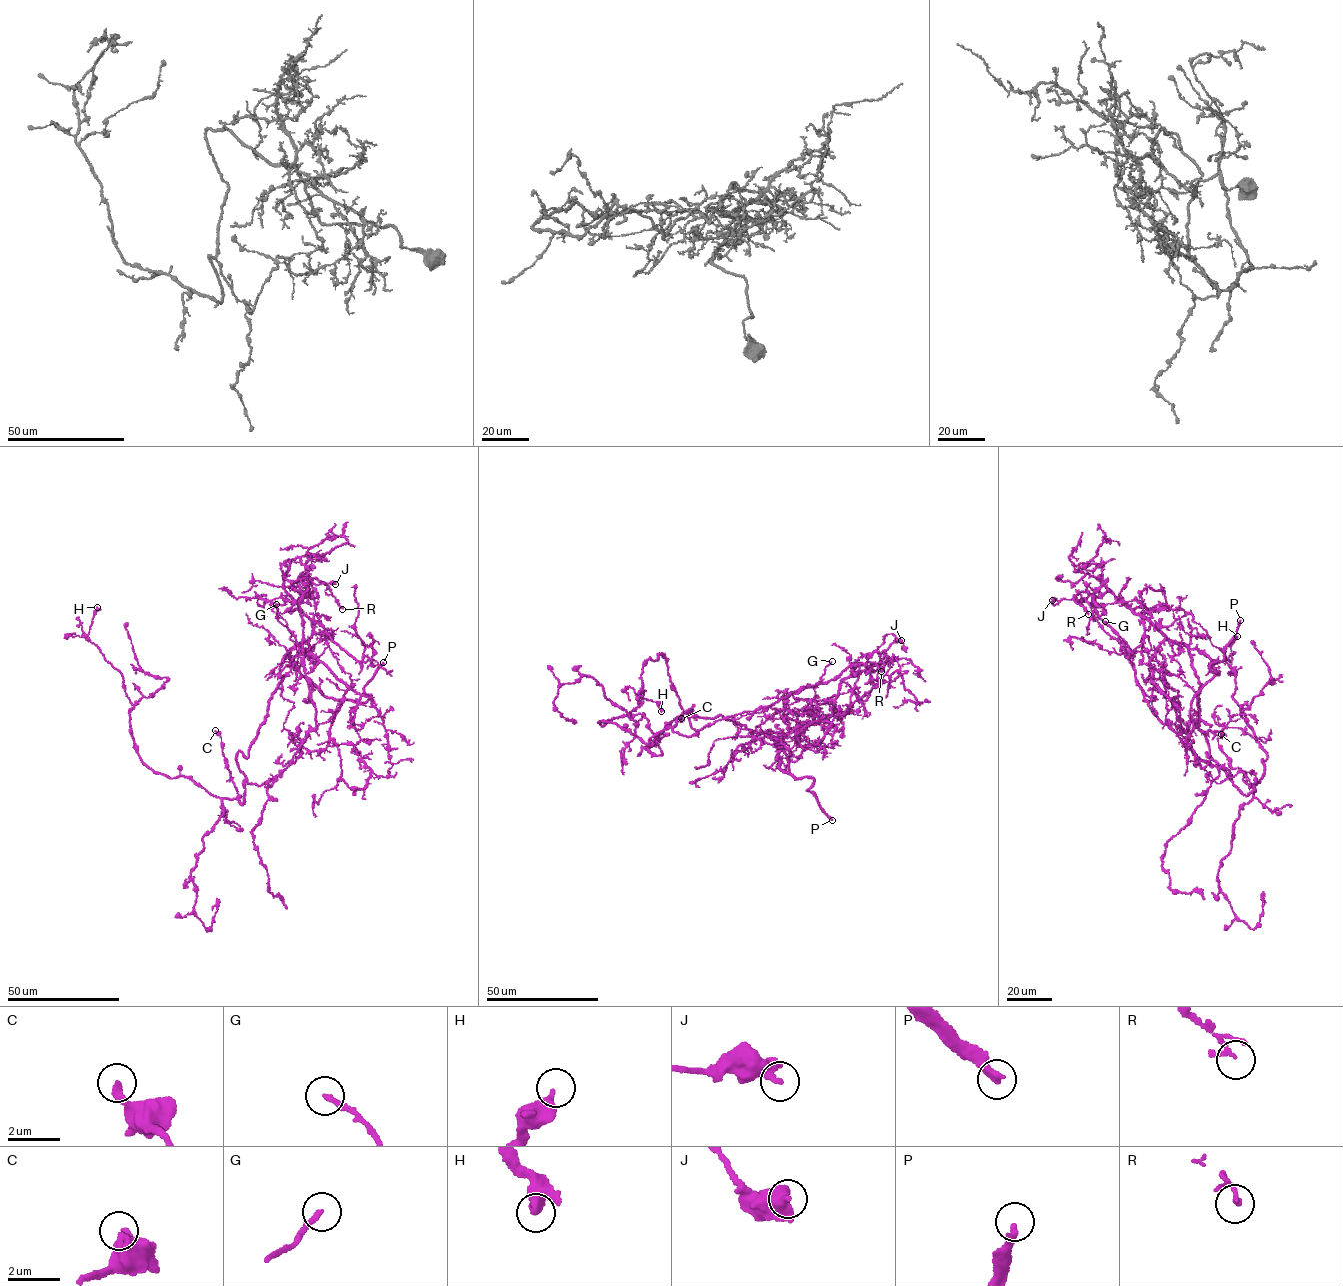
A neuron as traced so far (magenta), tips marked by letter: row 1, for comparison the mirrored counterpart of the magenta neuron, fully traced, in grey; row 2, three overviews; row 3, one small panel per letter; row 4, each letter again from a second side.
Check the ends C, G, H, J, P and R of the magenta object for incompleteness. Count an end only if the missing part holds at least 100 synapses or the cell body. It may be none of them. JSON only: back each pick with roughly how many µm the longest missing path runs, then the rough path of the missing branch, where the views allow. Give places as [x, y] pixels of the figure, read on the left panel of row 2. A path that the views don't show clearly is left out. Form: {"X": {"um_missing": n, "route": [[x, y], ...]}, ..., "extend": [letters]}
{"P": {"um_missing": 30, "route": [[383, 662], [397, 652], [421, 644], [424, 646]]}, "extend": ["P"]}

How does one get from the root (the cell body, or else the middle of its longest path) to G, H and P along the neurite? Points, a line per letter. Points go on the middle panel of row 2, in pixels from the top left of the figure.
G: (692, 711), (699, 717), (721, 715), (756, 732), (787, 733), (813, 721), (810, 711), (814, 688), (832, 661)
H: (692, 711), (647, 744), (599, 721), (603, 726), (629, 715), (642, 703), (640, 696), (661, 711)
P: (692, 711), (784, 735), (780, 768), (813, 779), (808, 791), (832, 820)

